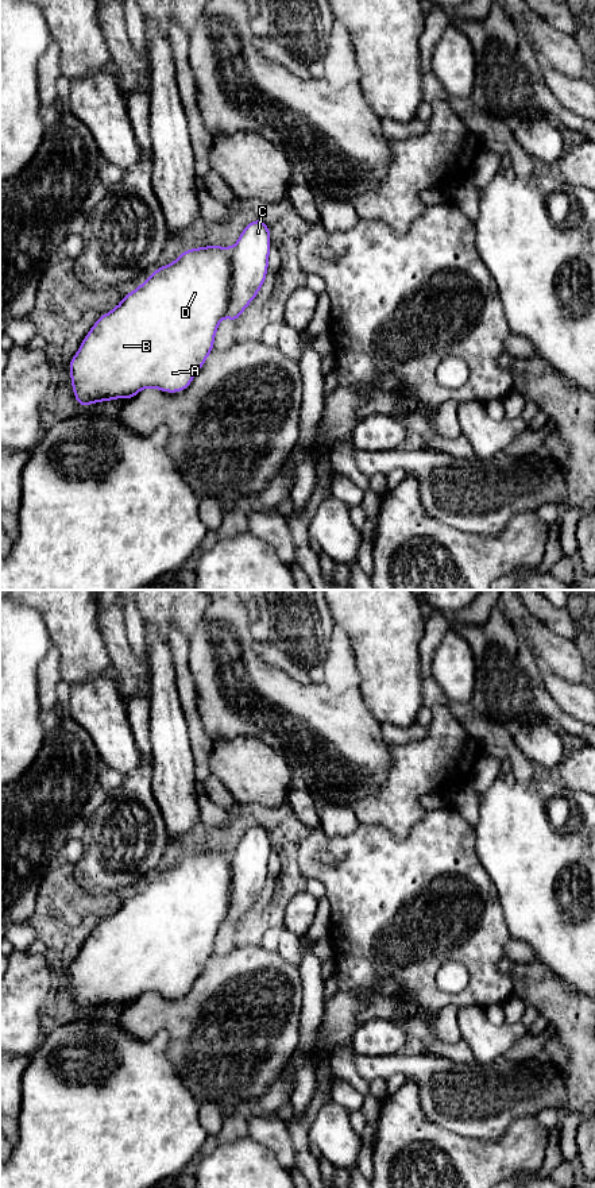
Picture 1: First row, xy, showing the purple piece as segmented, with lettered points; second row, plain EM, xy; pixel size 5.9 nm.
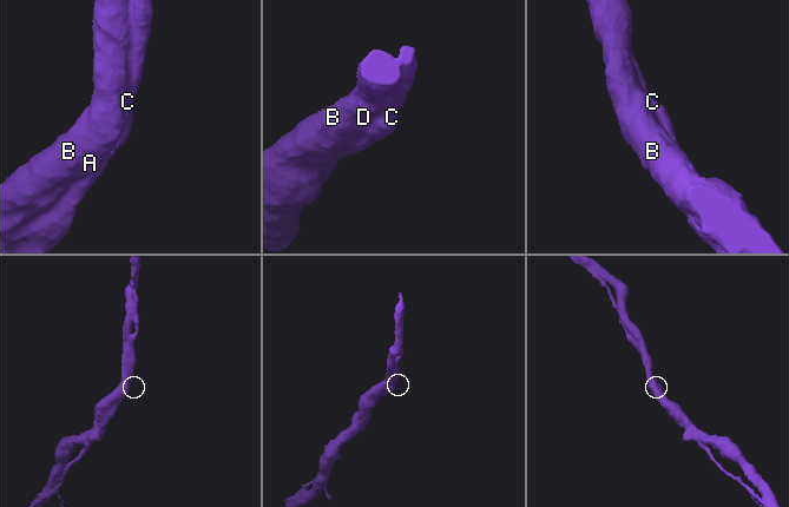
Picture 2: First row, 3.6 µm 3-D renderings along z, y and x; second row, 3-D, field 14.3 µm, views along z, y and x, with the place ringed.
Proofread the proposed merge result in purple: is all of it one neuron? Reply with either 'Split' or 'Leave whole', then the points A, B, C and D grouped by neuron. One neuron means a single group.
Leave whole. Groups: A B C D

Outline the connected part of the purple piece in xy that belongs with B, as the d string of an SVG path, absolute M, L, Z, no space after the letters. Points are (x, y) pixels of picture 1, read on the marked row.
M256 219L243 228L233 247L210 244L182 252L173 263L161 266L139 288L128 293L111 312L103 315L92 327L69 363L74 397L81 406L132 398L146 387L162 392L183 392L213 350L215 333L227 316L233 323L256 297L267 274L270 254L270 228Z

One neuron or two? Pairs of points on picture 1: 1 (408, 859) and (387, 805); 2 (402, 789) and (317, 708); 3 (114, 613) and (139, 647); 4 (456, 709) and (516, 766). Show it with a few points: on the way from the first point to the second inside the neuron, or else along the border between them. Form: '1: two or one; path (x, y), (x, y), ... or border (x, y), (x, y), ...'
1: two; border (424, 817), (402, 837), (373, 825)
2: two; border (391, 745), (386, 776), (373, 797)
3: two; border (122, 604), (126, 637), (132, 651), (140, 658)
4: one; path (472, 721), (503, 749)

